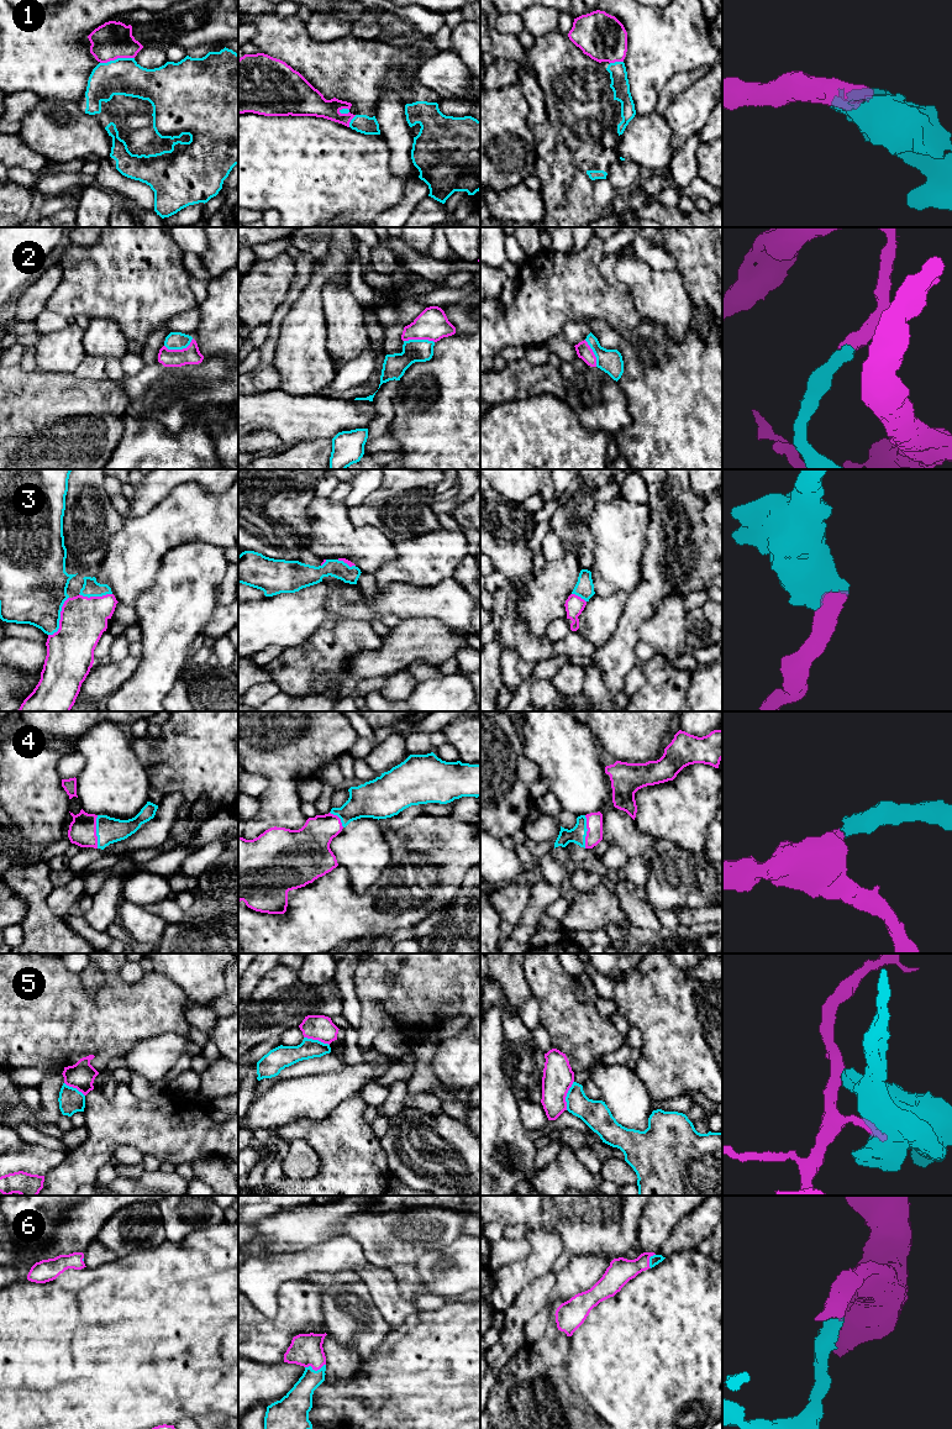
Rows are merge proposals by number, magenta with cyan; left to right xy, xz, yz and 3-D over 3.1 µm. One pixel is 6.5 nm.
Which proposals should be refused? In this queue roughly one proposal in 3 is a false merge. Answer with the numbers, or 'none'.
1, 5

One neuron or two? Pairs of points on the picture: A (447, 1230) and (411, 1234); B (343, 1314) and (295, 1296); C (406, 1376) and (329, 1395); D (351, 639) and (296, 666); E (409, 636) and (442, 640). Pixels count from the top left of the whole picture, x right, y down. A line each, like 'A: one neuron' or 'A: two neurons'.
A: one neuron
B: two neurons
C: one neuron
D: one neuron
E: one neuron

